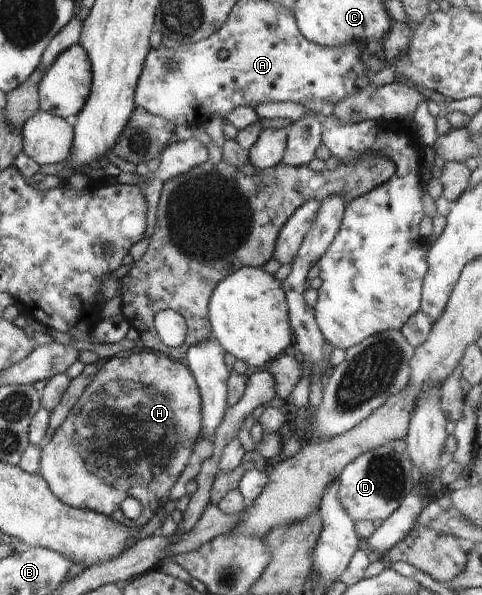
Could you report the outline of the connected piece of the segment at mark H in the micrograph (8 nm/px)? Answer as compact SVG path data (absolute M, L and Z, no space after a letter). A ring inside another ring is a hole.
M143 349L140 353L133 353L128 357L114 355L111 358L103 360L99 371L95 374L93 381L85 388L83 395L77 403L70 409L69 415L65 421L56 429L56 432L49 438L49 441L40 449L40 471L41 477L47 482L49 489L55 494L60 502L81 508L91 510L106 516L114 516L115 519L128 528L142 527L153 517L156 510L165 506L169 501L169 491L181 472L187 467L194 456L192 454L194 445L202 433L202 399L200 391L196 384L196 379L187 367L185 362L167 358L159 352ZM127 497L134 497L142 505L142 512L138 519L130 520L121 511L121 502Z

